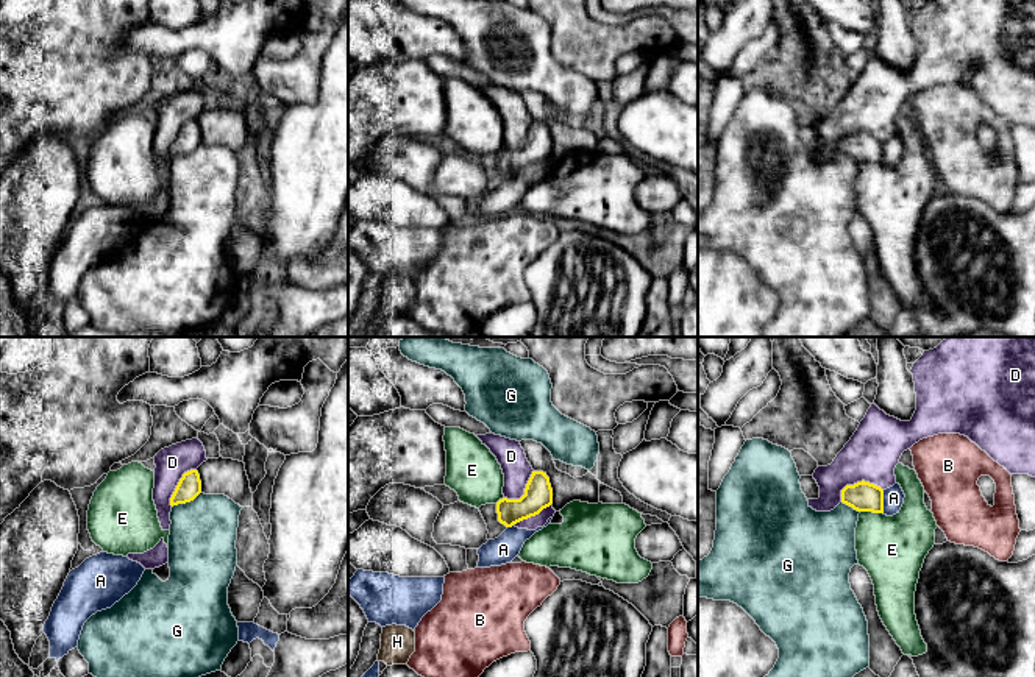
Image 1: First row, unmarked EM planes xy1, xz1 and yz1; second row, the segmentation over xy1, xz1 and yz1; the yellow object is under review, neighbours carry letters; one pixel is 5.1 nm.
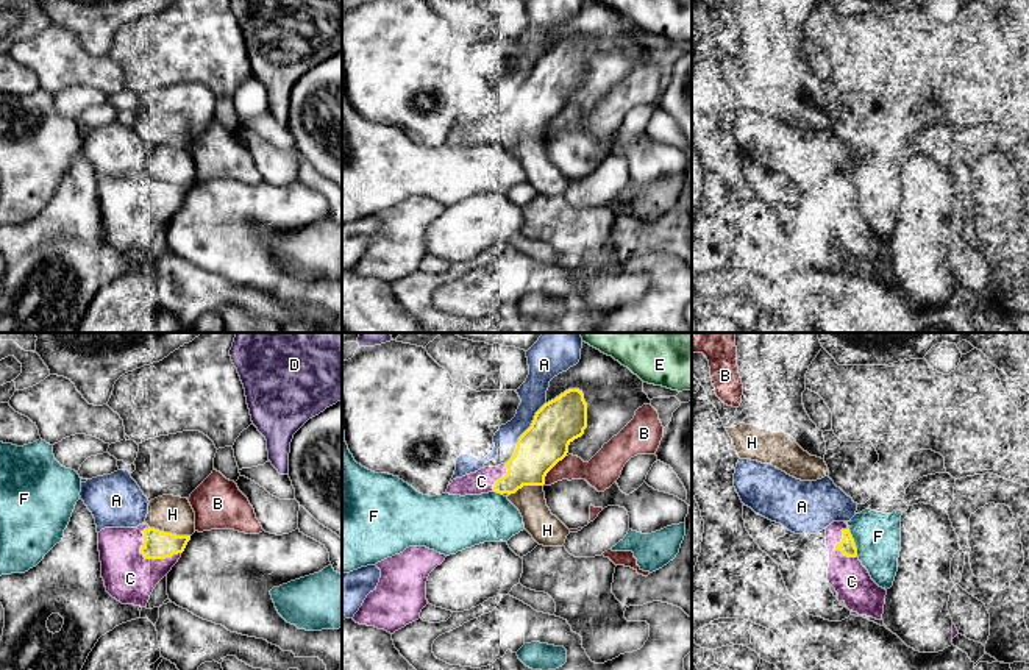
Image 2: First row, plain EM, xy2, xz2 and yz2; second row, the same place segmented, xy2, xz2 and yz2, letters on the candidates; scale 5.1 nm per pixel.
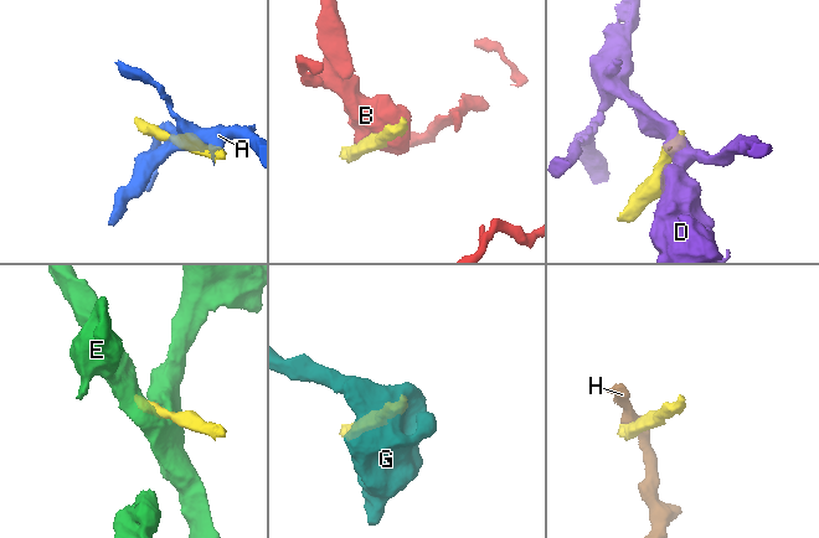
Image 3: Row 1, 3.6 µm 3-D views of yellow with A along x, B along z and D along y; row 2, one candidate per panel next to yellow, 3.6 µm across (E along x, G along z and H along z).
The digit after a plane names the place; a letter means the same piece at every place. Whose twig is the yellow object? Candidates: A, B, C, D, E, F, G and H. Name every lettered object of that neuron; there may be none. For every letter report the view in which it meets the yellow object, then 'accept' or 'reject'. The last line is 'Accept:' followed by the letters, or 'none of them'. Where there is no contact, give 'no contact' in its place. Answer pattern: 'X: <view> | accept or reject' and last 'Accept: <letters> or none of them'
A: xz2 | reject
B: xz2 | reject
C: xy2 | accept
D: yz1 | reject
E: yz1 | reject
F: yz2 | reject
G: xy1 | reject
H: xy2 | reject
Accept: C

